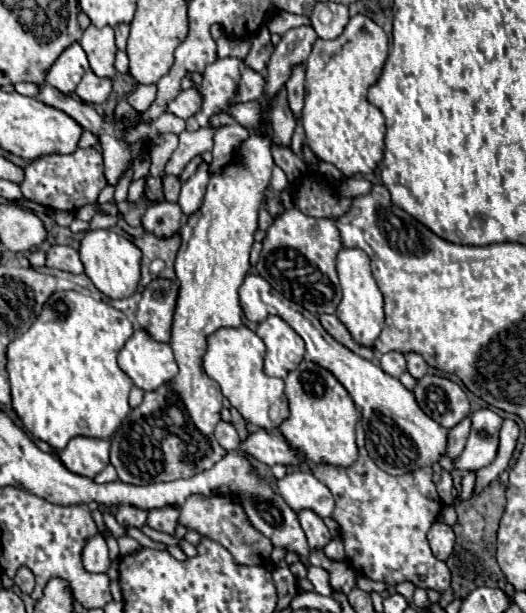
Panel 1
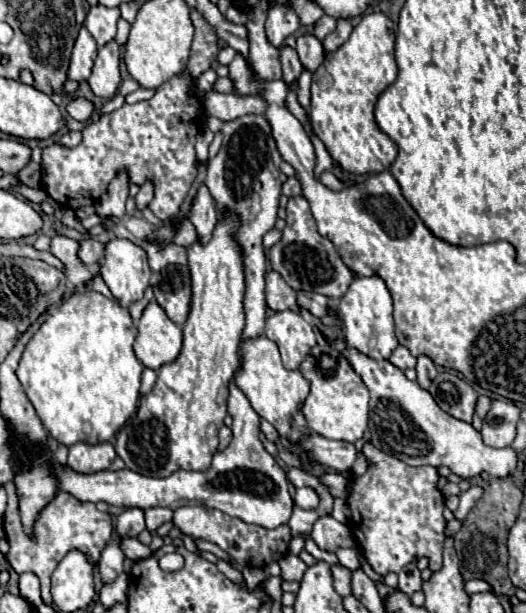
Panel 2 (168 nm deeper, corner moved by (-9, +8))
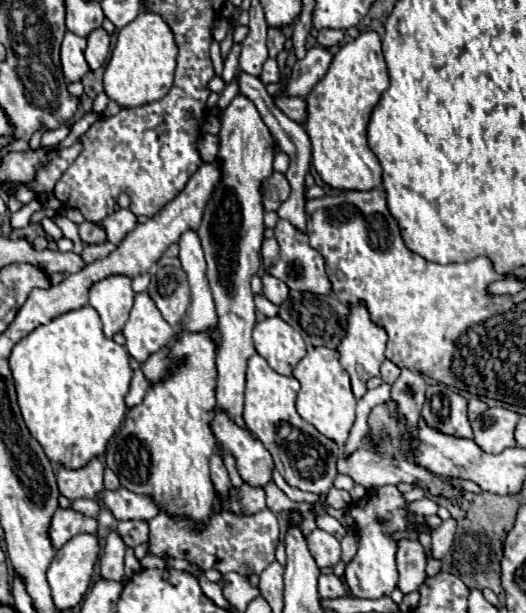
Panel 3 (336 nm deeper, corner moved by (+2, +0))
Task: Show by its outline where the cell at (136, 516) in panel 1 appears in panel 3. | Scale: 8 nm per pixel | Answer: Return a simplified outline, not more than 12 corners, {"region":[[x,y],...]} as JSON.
{"region":[[110,532],[100,558],[100,578],[122,580],[126,546]]}

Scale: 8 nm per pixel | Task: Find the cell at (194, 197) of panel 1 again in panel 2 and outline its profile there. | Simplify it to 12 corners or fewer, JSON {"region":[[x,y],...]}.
{"region":[[205,184],[191,204],[199,236],[215,228],[215,200]]}

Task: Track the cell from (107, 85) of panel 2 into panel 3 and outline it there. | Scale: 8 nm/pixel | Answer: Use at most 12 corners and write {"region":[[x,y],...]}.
{"region":[[104,28],[88,34],[84,50],[90,70],[104,64],[110,34]]}

